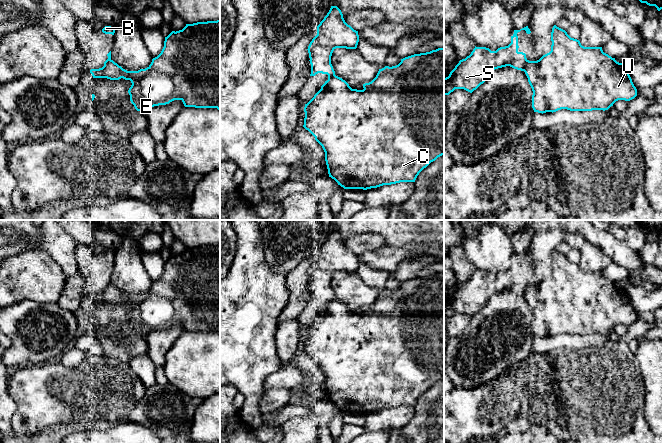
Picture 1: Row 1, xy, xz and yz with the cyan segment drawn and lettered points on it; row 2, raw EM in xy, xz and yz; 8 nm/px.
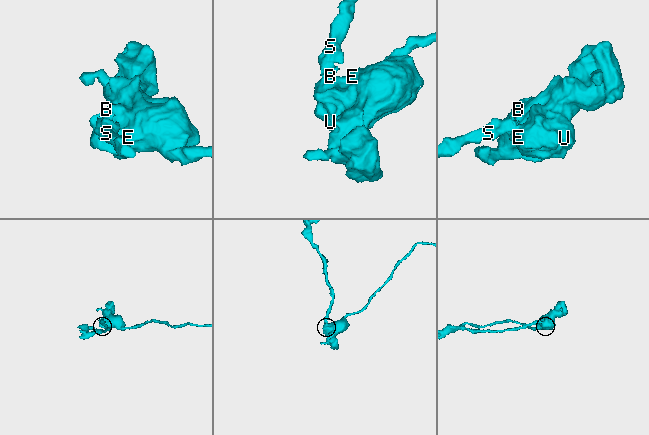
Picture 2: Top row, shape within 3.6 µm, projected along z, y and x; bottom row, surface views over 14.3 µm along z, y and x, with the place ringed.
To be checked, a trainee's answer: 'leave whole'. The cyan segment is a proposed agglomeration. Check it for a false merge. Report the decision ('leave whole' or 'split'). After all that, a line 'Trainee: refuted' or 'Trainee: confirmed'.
split
Trainee: refuted

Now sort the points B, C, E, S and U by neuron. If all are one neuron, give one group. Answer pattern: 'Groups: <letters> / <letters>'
Groups: B S / C E U

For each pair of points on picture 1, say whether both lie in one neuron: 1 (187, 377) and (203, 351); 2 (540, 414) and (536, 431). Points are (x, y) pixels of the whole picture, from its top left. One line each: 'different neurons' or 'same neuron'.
1: same neuron
2: different neurons

